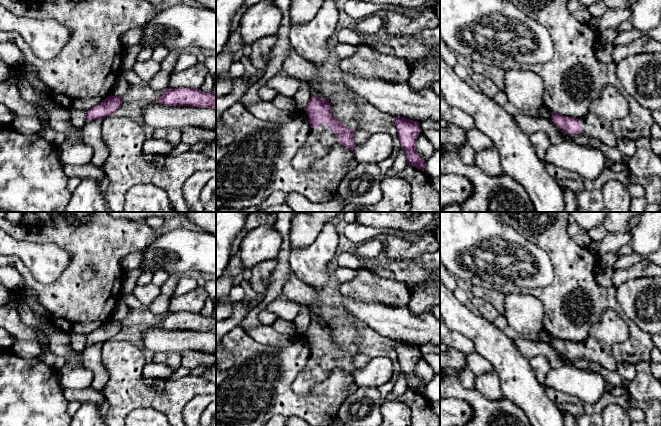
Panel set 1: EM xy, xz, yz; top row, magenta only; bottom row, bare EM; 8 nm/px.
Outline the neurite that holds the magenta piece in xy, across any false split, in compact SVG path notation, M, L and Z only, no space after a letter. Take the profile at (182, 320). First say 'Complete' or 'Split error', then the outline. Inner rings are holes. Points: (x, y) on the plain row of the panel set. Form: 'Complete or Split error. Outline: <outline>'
Complete. Outline: M185 311L165 313L162 320L156 326L165 330L191 330L216 333L216 319L214 317Z

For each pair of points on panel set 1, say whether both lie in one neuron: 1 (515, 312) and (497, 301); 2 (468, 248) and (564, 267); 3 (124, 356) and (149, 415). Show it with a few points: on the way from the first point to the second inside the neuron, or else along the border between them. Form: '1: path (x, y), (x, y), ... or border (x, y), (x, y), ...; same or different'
1: border (505, 295), (503, 313); different
2: border (536, 246), (552, 266), (553, 280), (545, 287); different
3: border (126, 415), (139, 408), (154, 408), (165, 415); different

